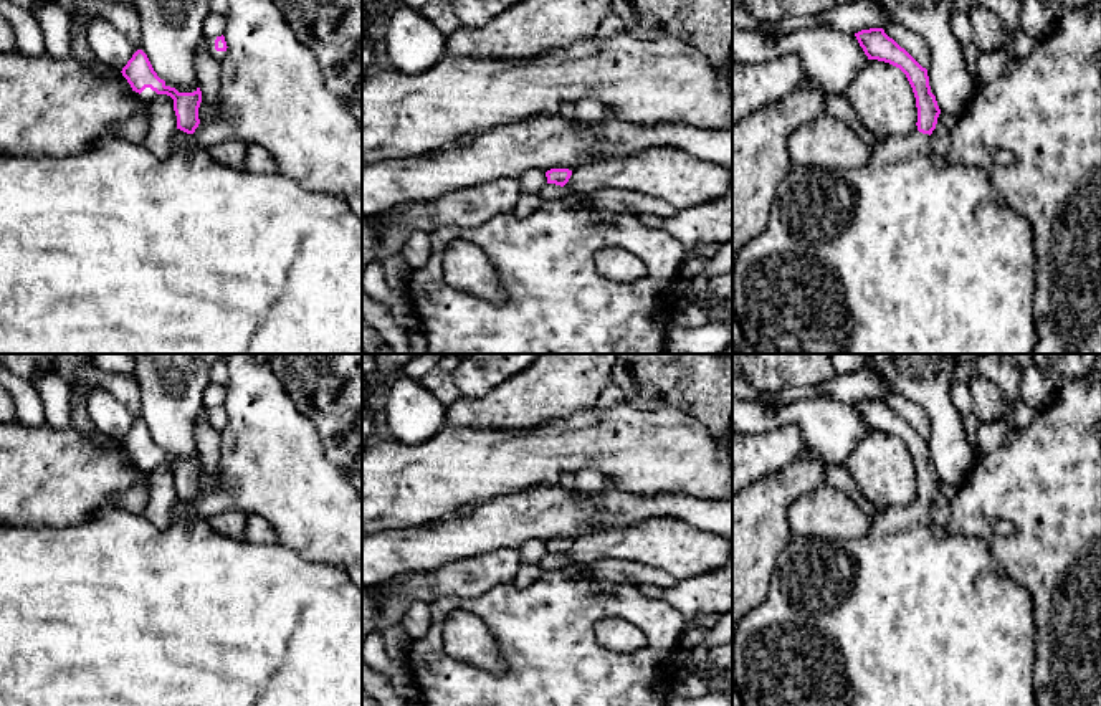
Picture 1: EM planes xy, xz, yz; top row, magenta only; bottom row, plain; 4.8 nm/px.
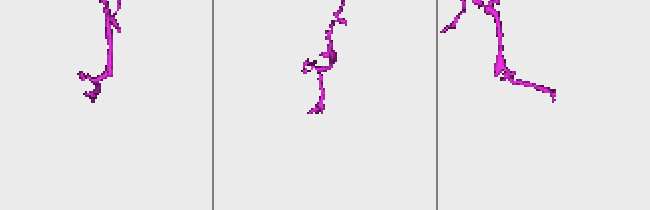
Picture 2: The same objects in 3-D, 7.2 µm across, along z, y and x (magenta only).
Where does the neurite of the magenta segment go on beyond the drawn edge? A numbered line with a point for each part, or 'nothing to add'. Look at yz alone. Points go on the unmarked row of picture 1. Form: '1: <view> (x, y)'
1: yz (910, 614)

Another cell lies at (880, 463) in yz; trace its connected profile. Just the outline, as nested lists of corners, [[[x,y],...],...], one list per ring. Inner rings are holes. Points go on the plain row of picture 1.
[[[868,430],[845,465],[860,493],[878,509],[918,503],[916,468],[899,438]]]

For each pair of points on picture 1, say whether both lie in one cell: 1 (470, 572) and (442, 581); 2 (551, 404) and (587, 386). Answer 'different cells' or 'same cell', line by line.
1: same cell
2: same cell

